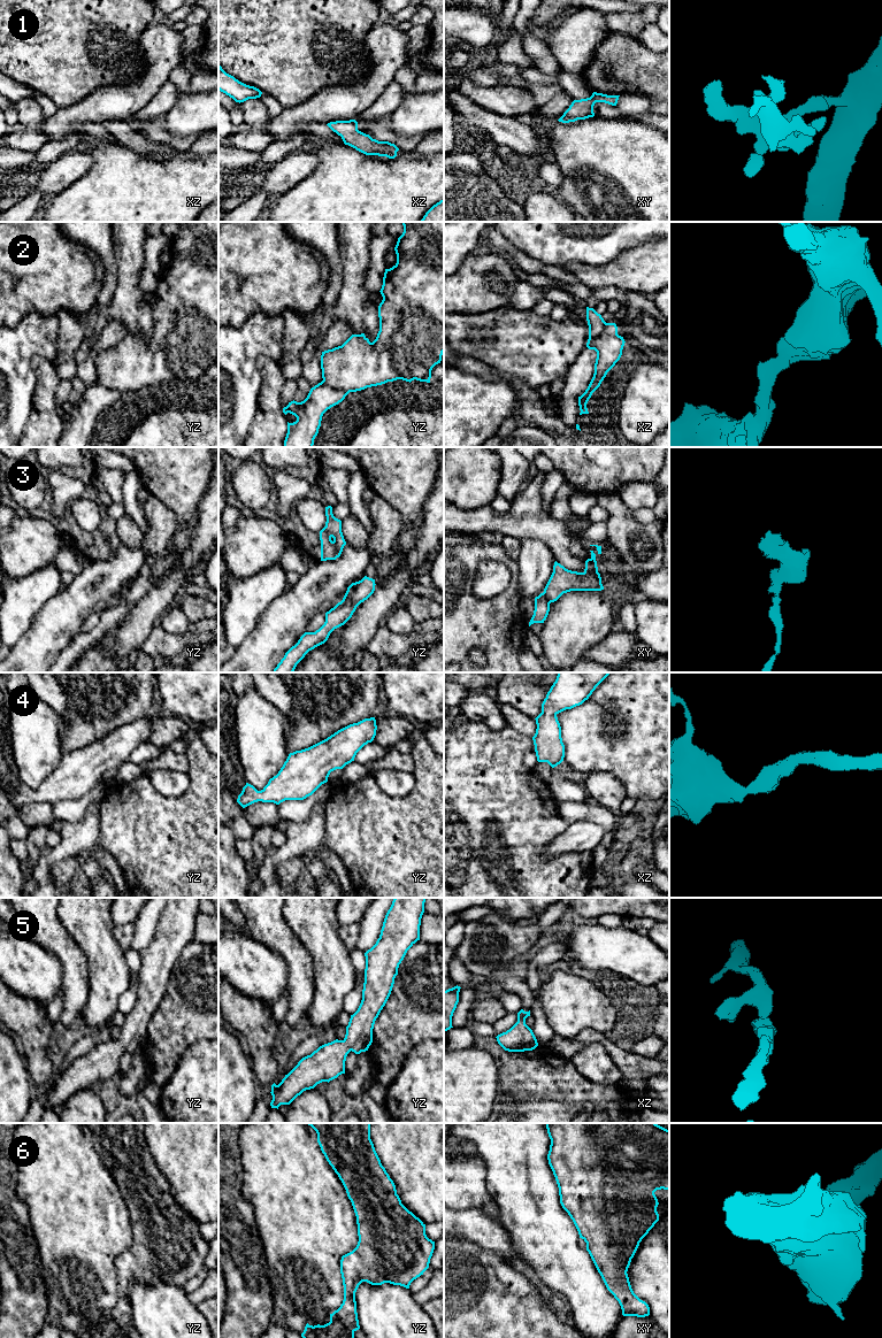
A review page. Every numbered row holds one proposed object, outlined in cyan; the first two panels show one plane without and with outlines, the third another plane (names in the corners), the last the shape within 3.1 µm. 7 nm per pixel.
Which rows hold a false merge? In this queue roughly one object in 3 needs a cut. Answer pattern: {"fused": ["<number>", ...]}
{"fused": ["2", "3"]}

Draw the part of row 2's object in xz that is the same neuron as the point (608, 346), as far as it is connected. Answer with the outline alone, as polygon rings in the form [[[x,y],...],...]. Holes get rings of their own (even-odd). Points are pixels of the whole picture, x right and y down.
[[[607,323],[604,332],[595,339],[595,351],[597,352],[595,374],[585,392],[578,397],[580,415],[589,414],[586,403],[607,372],[620,360],[624,343],[623,337],[618,334],[615,323]]]

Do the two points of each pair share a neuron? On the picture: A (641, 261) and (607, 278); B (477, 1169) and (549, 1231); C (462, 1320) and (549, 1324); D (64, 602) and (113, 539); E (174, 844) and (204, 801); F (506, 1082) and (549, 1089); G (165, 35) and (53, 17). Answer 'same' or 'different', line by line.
A: same
B: different
C: same
D: different
E: same
F: same
G: different

